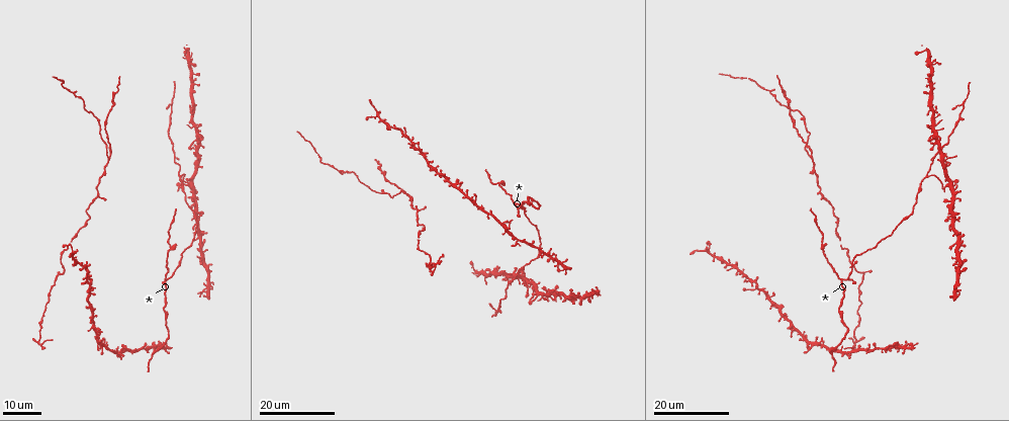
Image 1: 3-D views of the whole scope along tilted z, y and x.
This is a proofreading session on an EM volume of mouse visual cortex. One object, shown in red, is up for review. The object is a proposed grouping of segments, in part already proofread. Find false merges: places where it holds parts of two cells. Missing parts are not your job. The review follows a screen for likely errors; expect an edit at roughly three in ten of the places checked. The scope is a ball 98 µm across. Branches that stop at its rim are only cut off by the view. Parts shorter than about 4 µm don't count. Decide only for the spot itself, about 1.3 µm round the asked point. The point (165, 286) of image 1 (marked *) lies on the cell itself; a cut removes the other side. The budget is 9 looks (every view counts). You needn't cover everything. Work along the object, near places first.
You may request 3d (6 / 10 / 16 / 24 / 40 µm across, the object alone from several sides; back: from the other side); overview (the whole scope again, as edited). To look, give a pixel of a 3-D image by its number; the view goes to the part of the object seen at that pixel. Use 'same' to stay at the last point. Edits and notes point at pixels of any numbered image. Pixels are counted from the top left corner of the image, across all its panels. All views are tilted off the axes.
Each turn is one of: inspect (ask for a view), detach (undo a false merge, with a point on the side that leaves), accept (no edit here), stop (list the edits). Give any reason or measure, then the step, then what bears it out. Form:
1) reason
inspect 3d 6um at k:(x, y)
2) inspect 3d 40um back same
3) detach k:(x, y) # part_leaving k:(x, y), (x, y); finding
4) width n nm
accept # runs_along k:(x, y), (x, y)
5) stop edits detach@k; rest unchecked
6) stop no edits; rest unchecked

inspect 3d 16um at 1:(490, 176)

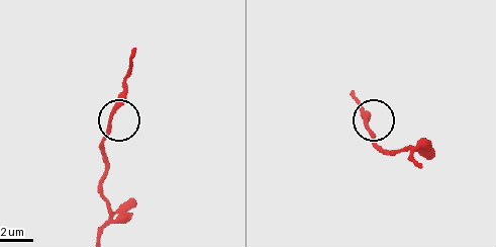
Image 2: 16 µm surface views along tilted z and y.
inspect 3d 10um at 2:(115, 110)

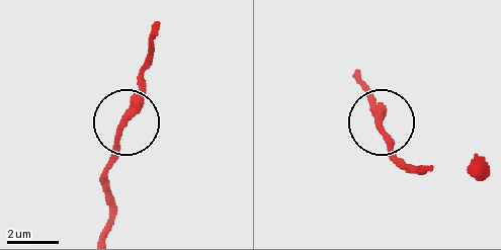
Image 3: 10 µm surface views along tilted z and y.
inspect 3d 6um at 3:(378, 121)

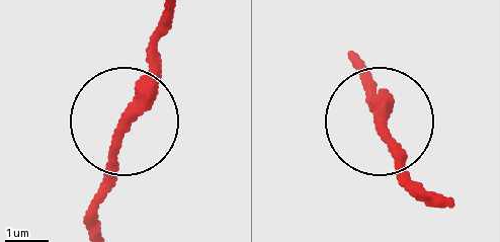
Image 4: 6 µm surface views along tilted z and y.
accept # runs_along 4:(99, 231), (118, 123), (168, 28); continuous, no second cell

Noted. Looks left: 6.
three arms meet
inspect 3d 24um at 1:(419, 209)

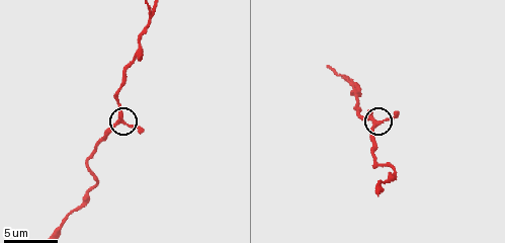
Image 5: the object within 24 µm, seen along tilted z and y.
zoom in
inspect 3d 10um at 5:(375, 126)

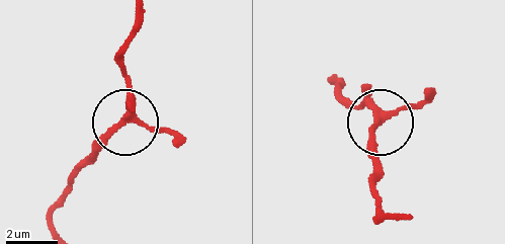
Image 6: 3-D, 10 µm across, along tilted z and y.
side_arm 17 um
accept # all the same cell

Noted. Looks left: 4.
two arms in line, one across
inspect 3d 16um at 1:(862, 272)

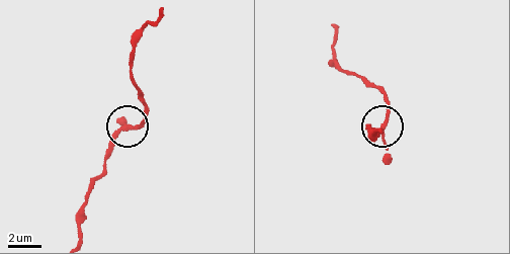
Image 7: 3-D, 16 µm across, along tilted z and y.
zoom in
inspect 3d 6um at 7:(130, 127)

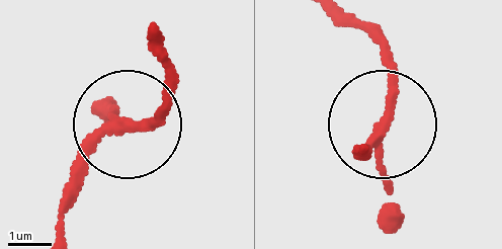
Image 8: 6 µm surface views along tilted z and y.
inspect 3d 6um back at 8:(381, 130)

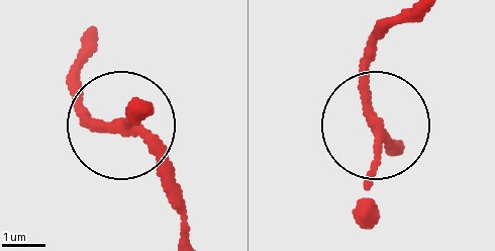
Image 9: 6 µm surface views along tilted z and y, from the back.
accept # continuous, no second cell

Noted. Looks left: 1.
stop no edits; rest unchecked

